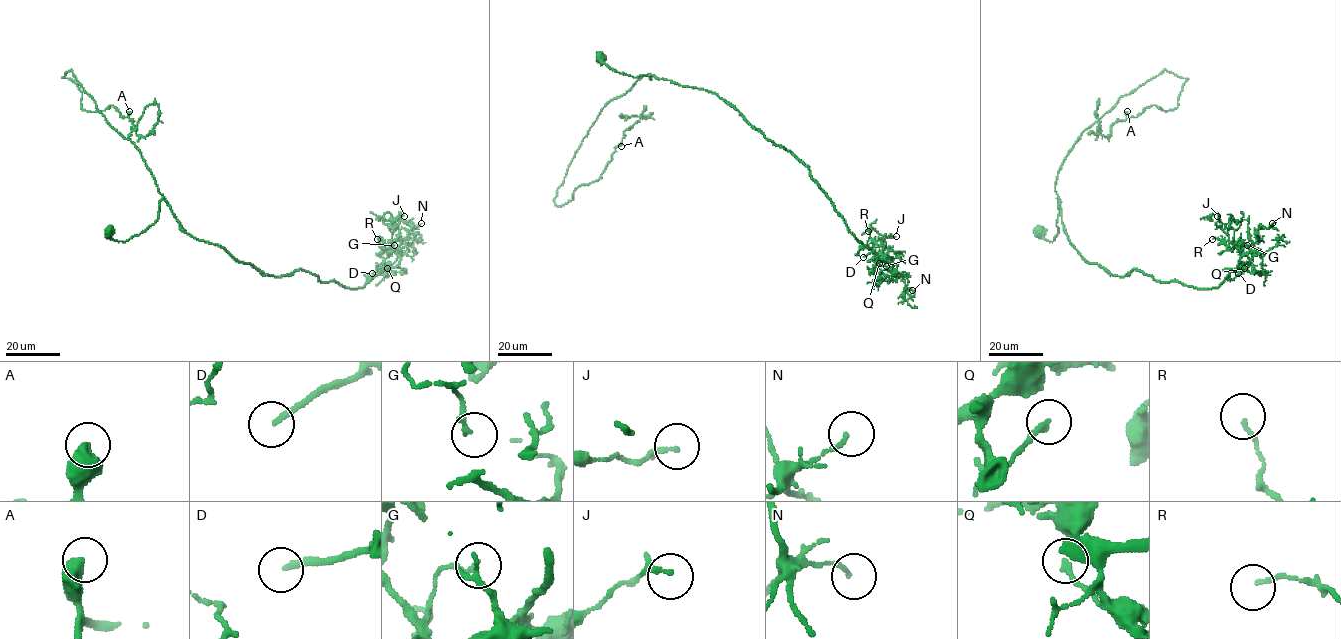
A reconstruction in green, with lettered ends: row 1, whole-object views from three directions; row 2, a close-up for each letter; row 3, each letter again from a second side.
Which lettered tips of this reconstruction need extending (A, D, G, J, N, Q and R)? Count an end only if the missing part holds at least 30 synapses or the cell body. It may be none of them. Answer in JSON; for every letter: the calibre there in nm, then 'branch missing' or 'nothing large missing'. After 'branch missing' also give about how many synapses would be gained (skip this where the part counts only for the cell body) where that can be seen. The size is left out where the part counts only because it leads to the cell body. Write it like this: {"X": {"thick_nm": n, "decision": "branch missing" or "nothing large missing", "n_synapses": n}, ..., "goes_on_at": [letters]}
{"A": {"thick_nm": 500, "decision": "nothing large missing"}, "D": {"thick_nm": 180, "decision": "branch missing", "n_synapses": 30}, "G": {"thick_nm": 180, "decision": "nothing large missing"}, "J": {"thick_nm": 160, "decision": "nothing large missing"}, "N": {"thick_nm": 140, "decision": "nothing large missing"}, "Q": {"thick_nm": 180, "decision": "nothing large missing"}, "R": {"thick_nm": 120, "decision": "nothing large missing"}, "goes_on_at": ["D"]}

